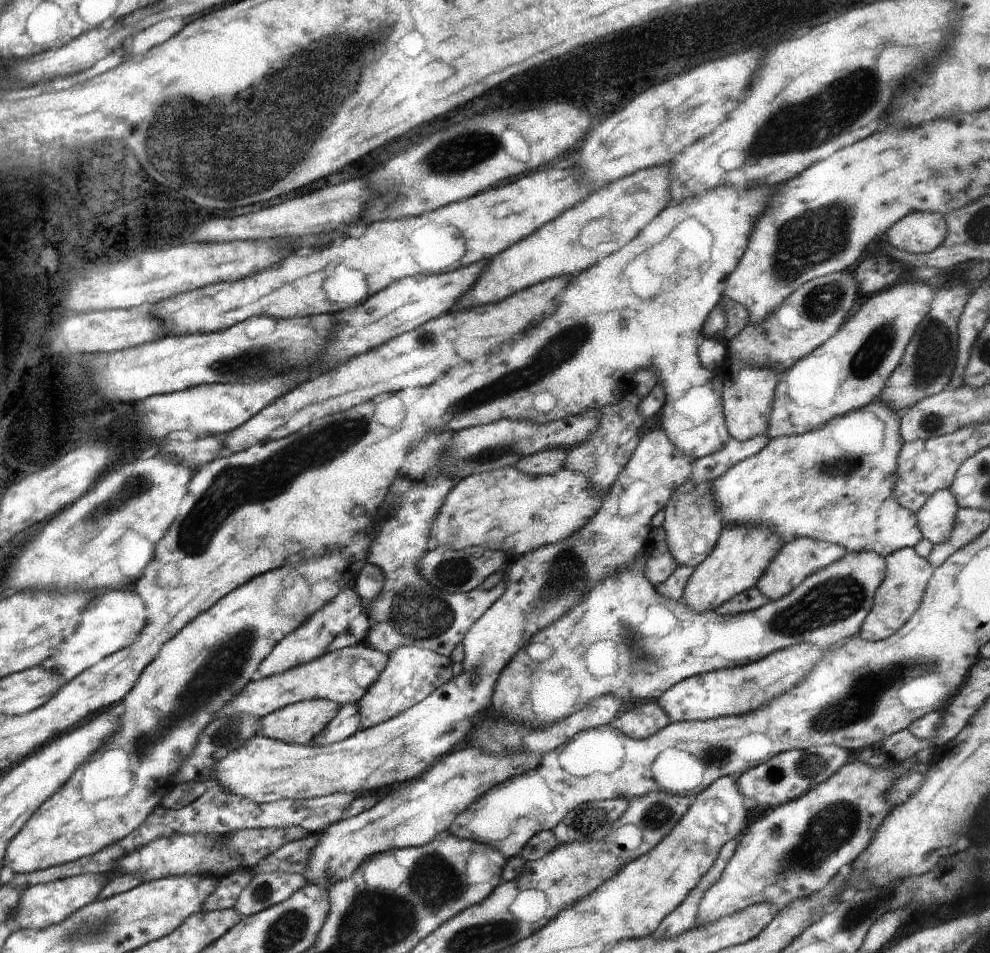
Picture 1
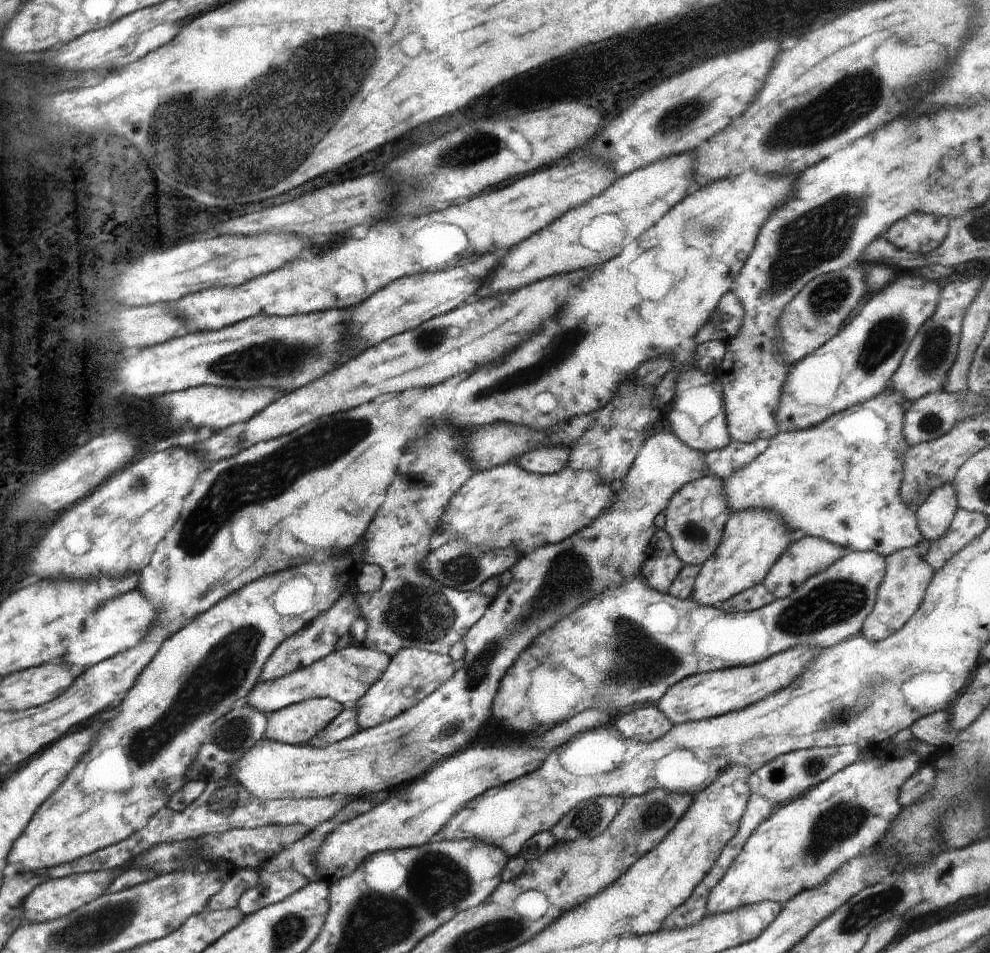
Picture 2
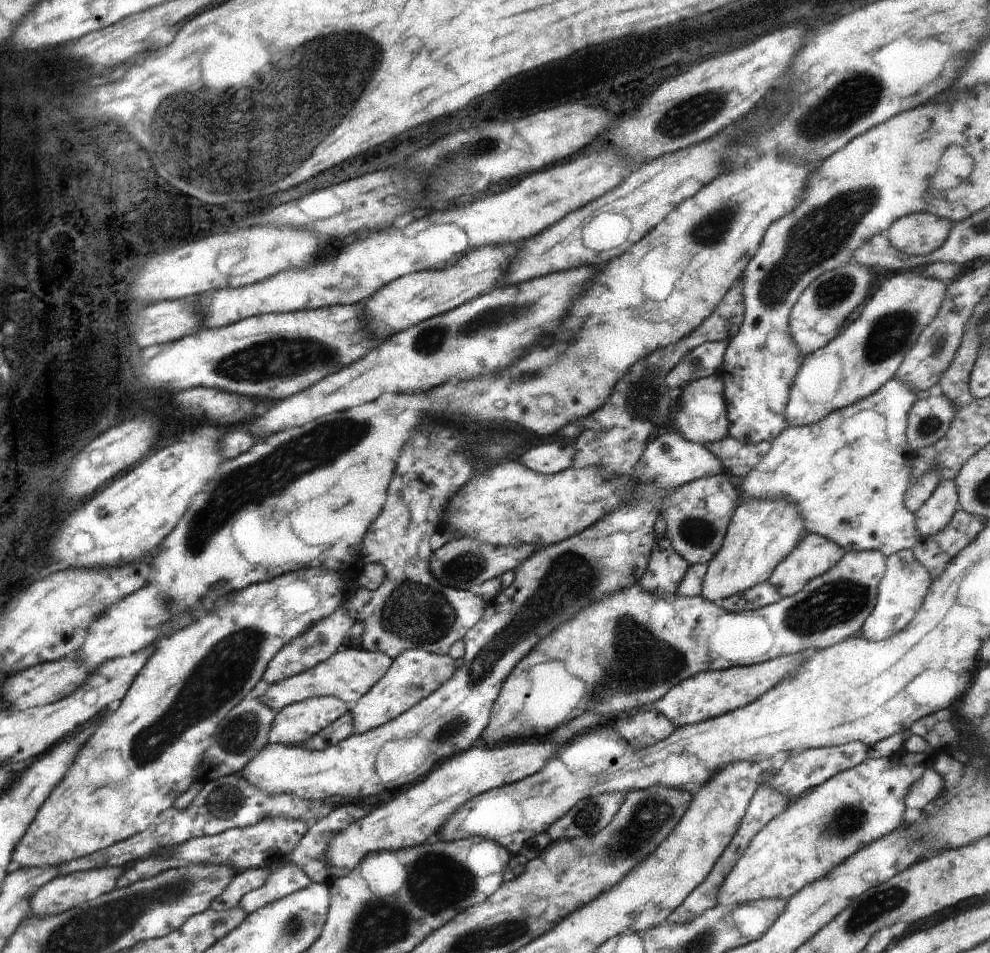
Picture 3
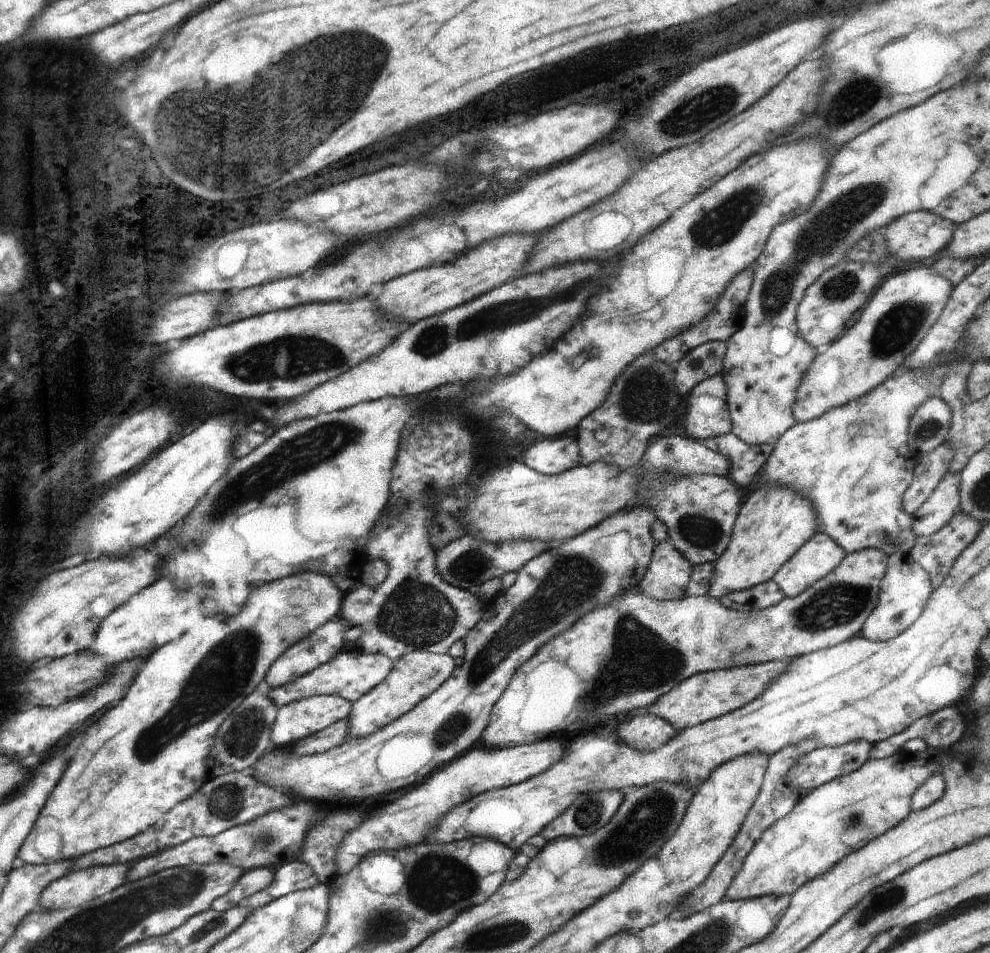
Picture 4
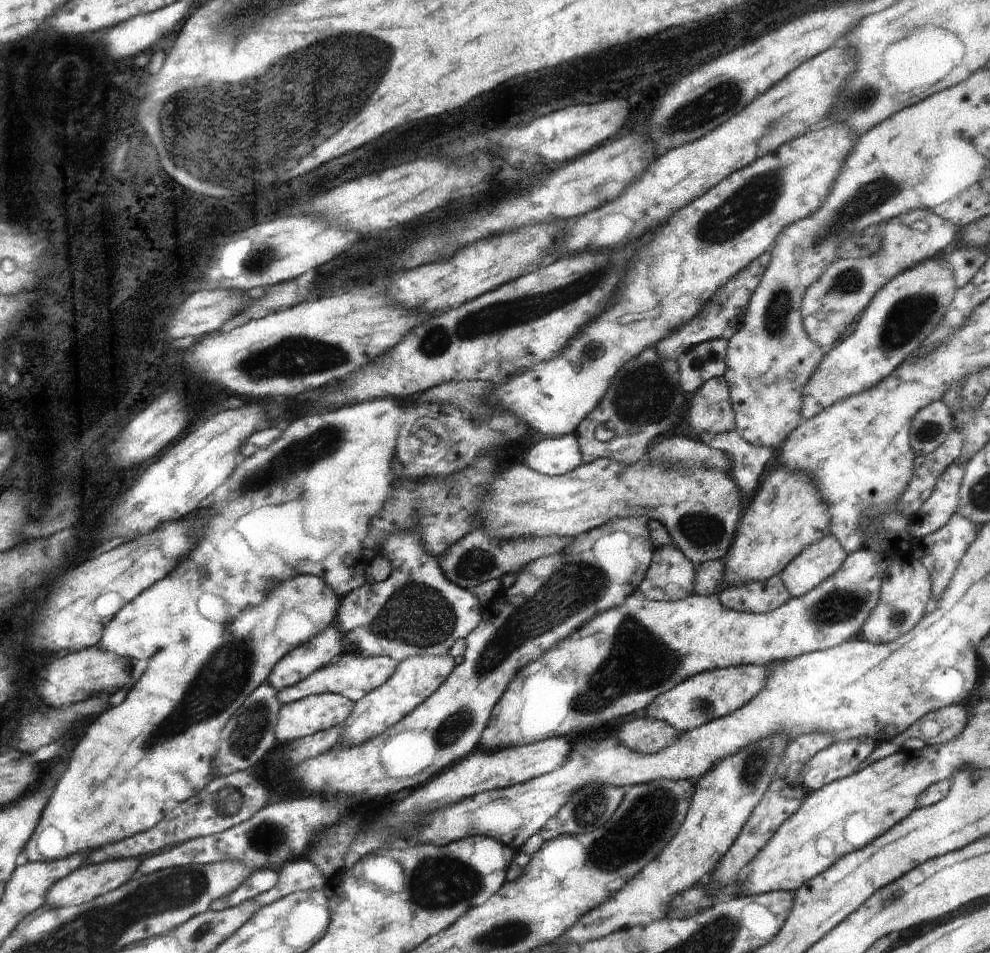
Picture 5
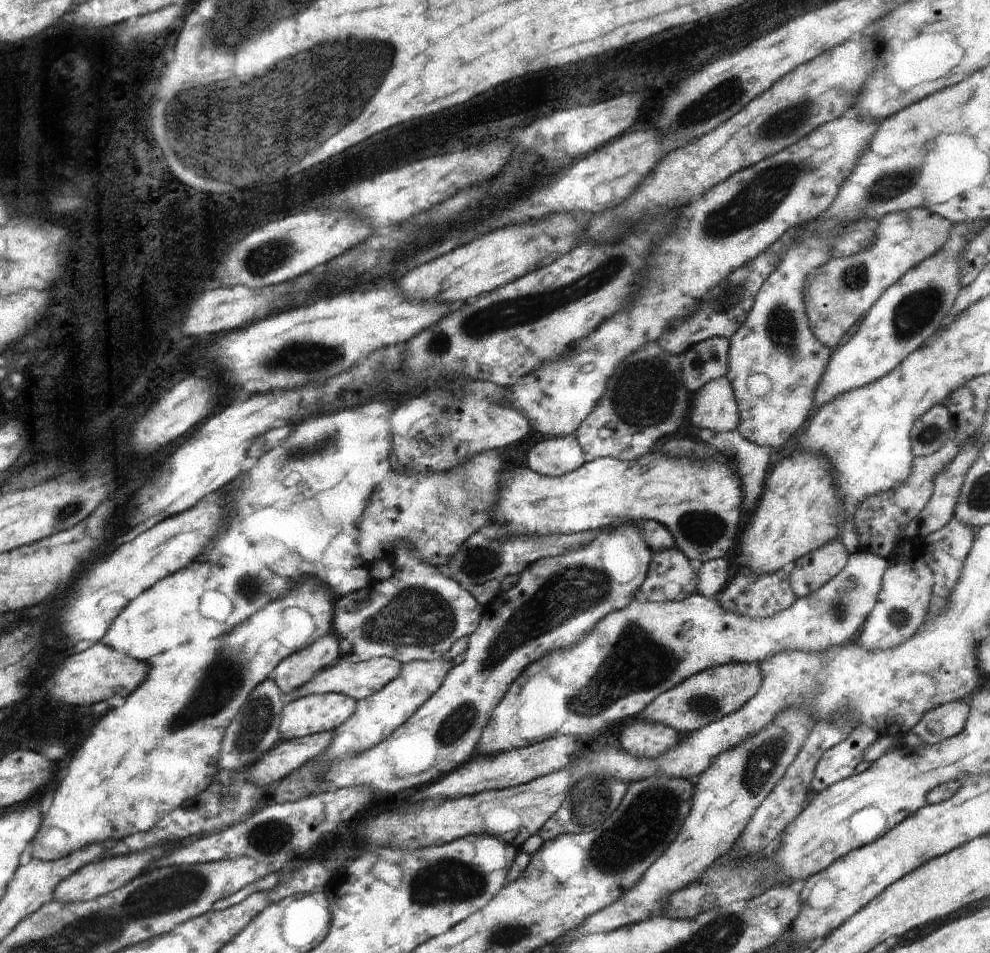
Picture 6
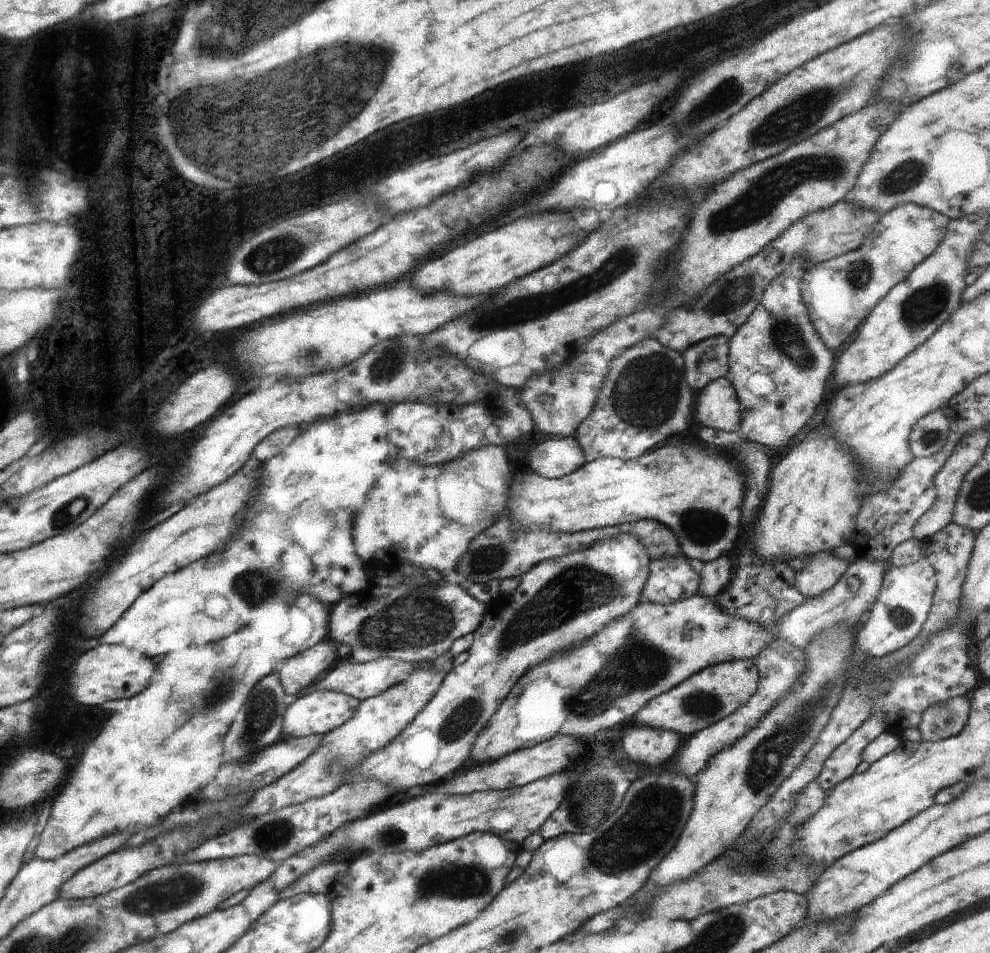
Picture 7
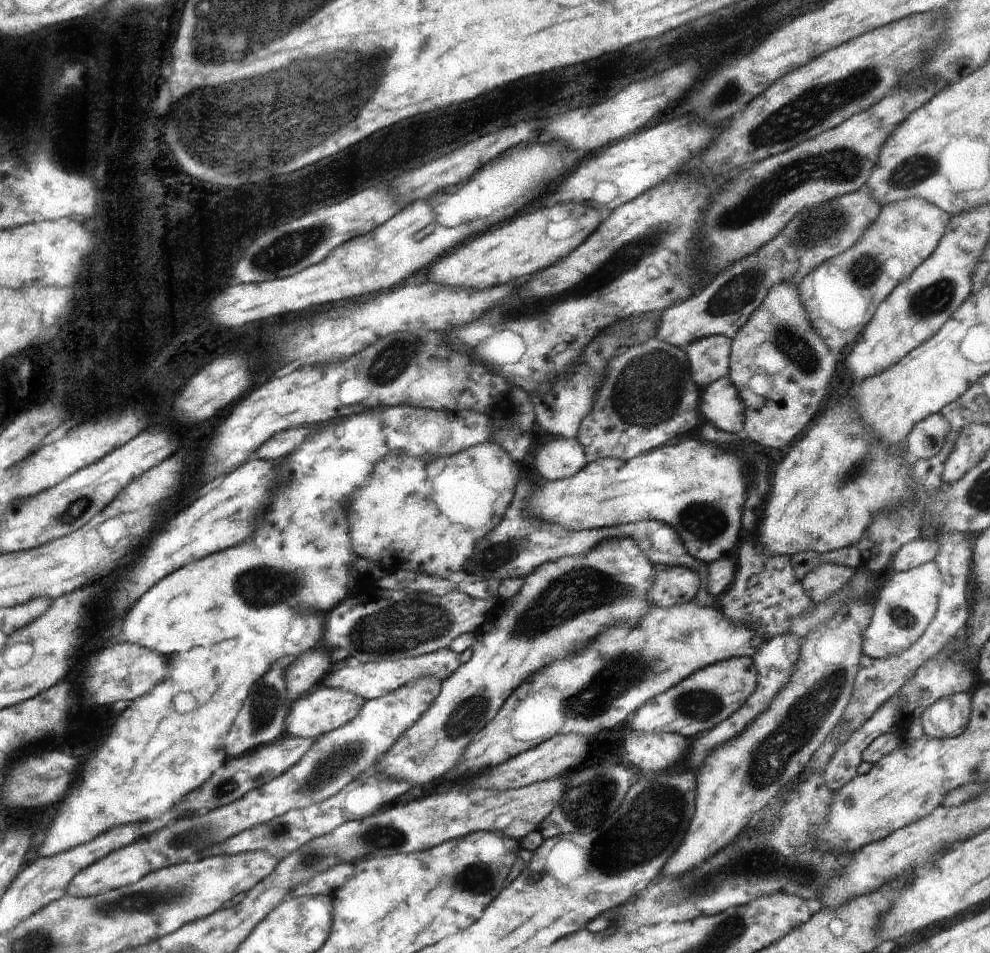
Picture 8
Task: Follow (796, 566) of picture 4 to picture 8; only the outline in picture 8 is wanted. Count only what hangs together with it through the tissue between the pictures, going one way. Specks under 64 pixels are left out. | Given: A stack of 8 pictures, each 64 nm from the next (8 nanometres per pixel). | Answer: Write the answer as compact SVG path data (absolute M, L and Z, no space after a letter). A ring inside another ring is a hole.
M823 564L812 569L801 583L813 603L824 603L841 591L854 574L855 570L848 566Z

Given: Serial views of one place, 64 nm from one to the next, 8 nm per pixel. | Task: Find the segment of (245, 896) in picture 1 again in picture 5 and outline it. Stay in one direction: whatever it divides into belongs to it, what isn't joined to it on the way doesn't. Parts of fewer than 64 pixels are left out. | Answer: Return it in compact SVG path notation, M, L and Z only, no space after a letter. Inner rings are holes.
M295 858L277 870L279 874L278 884L253 898L261 907L296 891L322 891L328 881L319 871L319 868L314 866L314 863L304 859Z

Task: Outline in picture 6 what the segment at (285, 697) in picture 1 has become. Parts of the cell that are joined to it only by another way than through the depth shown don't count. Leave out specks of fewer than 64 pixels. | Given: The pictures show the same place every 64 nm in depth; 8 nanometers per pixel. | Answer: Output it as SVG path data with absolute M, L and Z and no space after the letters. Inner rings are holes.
M341 656L335 665L318 671L312 680L294 690L287 698L299 699L312 693L342 693L357 701L374 694L394 680L401 671L403 664L392 657L374 657L367 661L358 661L352 656Z

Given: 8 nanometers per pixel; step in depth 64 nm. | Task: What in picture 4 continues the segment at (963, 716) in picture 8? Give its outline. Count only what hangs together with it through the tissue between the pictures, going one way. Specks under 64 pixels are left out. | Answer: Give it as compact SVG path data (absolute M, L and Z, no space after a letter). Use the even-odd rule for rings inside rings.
M955 707L937 710L915 720L906 730L874 744L868 758L874 760L892 756L913 738L921 738L928 747L948 749L963 738L965 723Z

